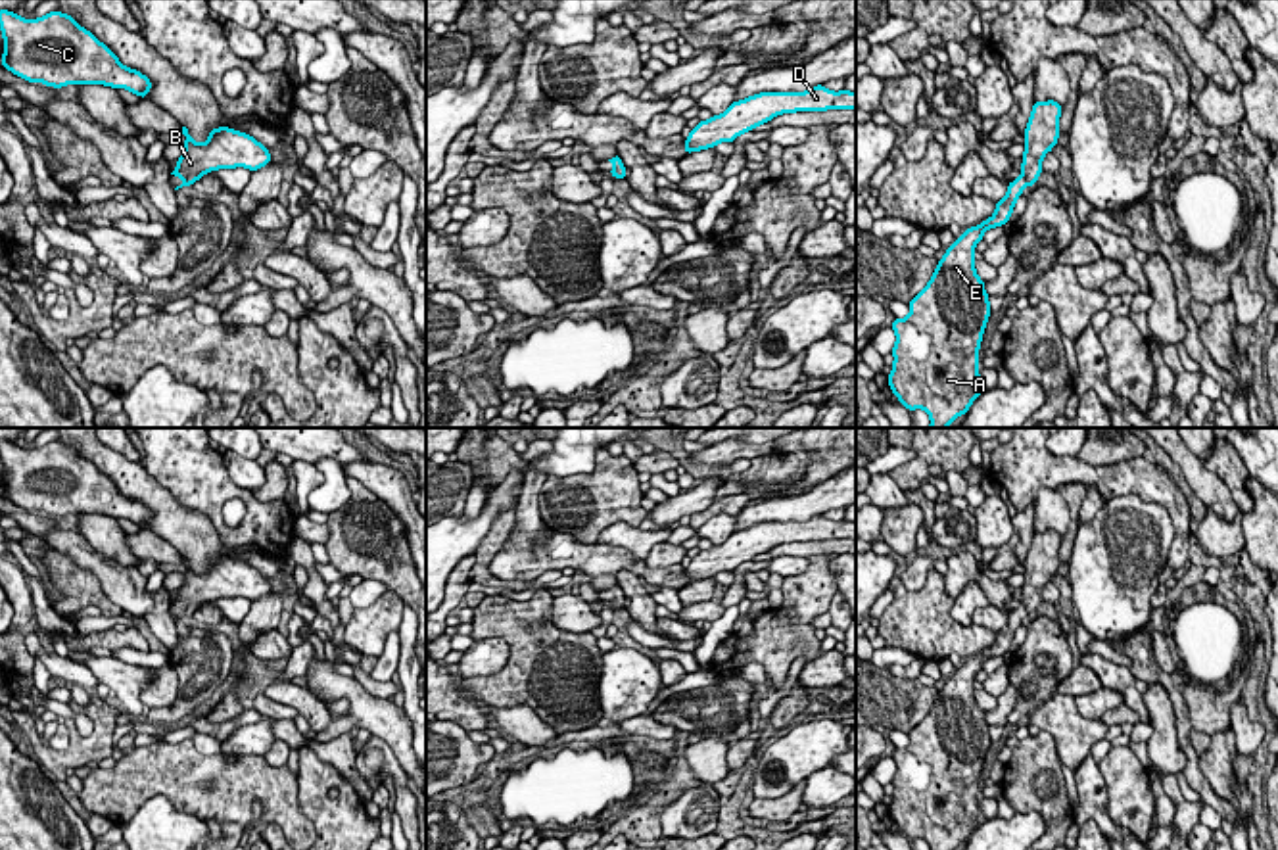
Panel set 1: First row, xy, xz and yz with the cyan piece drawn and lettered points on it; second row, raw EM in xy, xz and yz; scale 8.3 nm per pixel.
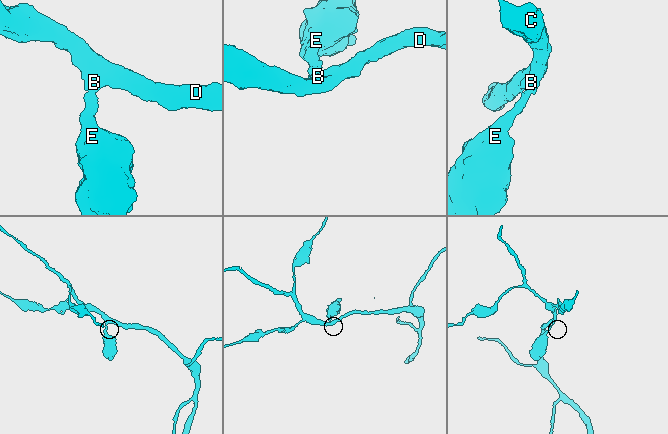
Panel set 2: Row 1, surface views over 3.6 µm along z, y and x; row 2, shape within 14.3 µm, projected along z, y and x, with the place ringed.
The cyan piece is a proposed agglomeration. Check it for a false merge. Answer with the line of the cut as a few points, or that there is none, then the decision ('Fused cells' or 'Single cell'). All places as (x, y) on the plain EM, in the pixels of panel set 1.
No split. Single cell

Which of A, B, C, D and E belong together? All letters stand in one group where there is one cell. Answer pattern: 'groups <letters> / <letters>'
groups A B C D E

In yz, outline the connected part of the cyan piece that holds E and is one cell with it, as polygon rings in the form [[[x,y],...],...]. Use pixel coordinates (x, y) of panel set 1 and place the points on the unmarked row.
[[[1034,531],[1021,606],[1007,614],[990,649],[963,660],[946,677],[929,714],[908,733],[910,744],[894,748],[888,815],[908,840],[923,838],[931,850],[956,850],[981,825],[977,794],[990,733],[975,700],[975,675],[988,658],[1006,654],[1023,618],[1036,614],[1044,585],[1057,574],[1059,545],[1057,531]]]

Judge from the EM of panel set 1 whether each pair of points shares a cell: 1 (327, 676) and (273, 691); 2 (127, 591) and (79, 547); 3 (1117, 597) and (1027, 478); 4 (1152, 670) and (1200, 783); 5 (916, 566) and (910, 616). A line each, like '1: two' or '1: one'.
1: two
2: one
3: two
4: one
5: two

